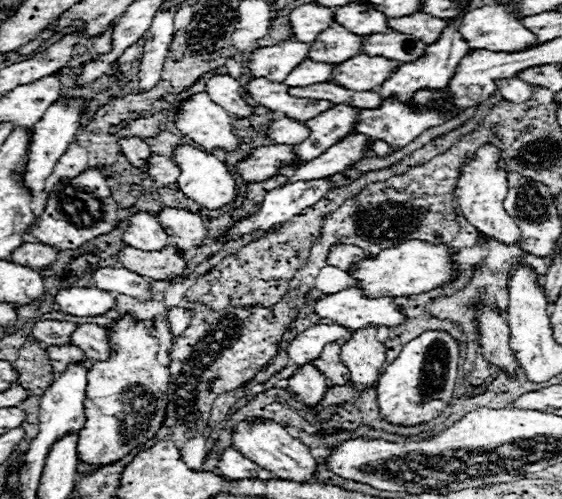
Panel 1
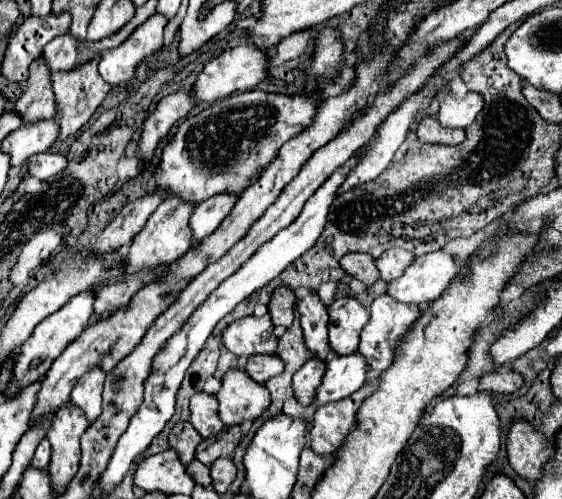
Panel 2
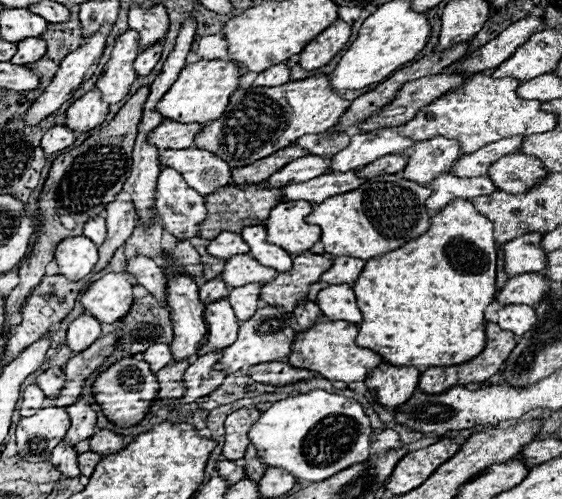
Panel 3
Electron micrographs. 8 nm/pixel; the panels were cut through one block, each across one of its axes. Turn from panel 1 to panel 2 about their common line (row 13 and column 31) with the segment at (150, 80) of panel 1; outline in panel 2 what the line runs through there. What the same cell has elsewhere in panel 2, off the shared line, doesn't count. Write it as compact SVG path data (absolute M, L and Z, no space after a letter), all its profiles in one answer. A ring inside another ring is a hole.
M42 152L38 156L32 156L28 160L30 168L28 168L28 174L30 176L36 176L38 180L48 180L52 176L56 176L58 172L62 172L68 164L66 156L62 154L50 154L50 152Z

